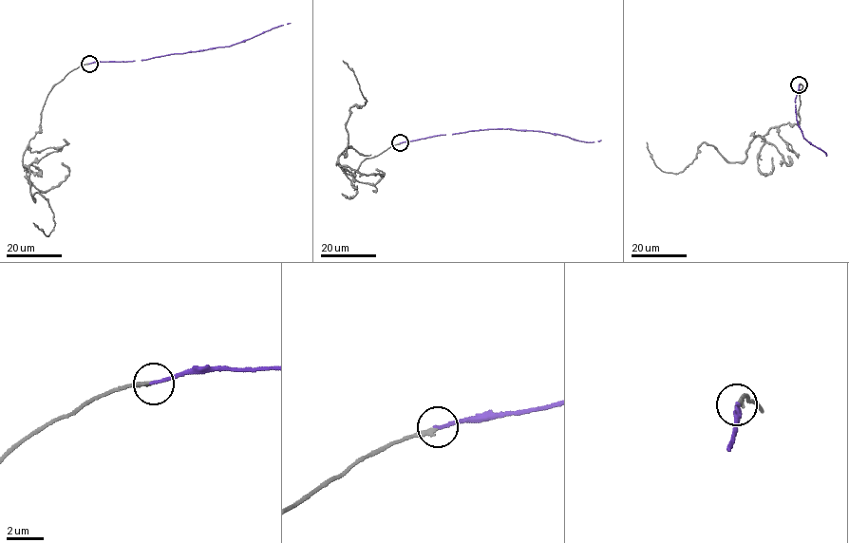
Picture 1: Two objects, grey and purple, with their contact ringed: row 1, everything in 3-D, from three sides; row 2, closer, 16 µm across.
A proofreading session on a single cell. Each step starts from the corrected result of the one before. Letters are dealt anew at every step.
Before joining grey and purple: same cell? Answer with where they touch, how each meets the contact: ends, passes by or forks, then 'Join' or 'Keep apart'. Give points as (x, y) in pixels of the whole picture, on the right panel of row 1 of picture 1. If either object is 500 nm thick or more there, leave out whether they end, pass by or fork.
Place: (799, 84). At the ring grey ends. At the ring purple ends. Join

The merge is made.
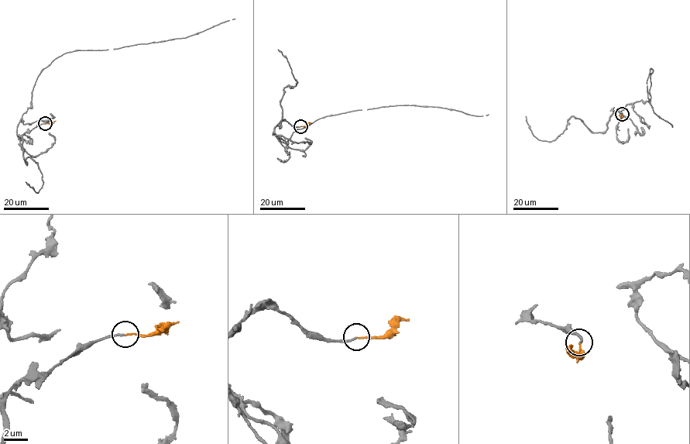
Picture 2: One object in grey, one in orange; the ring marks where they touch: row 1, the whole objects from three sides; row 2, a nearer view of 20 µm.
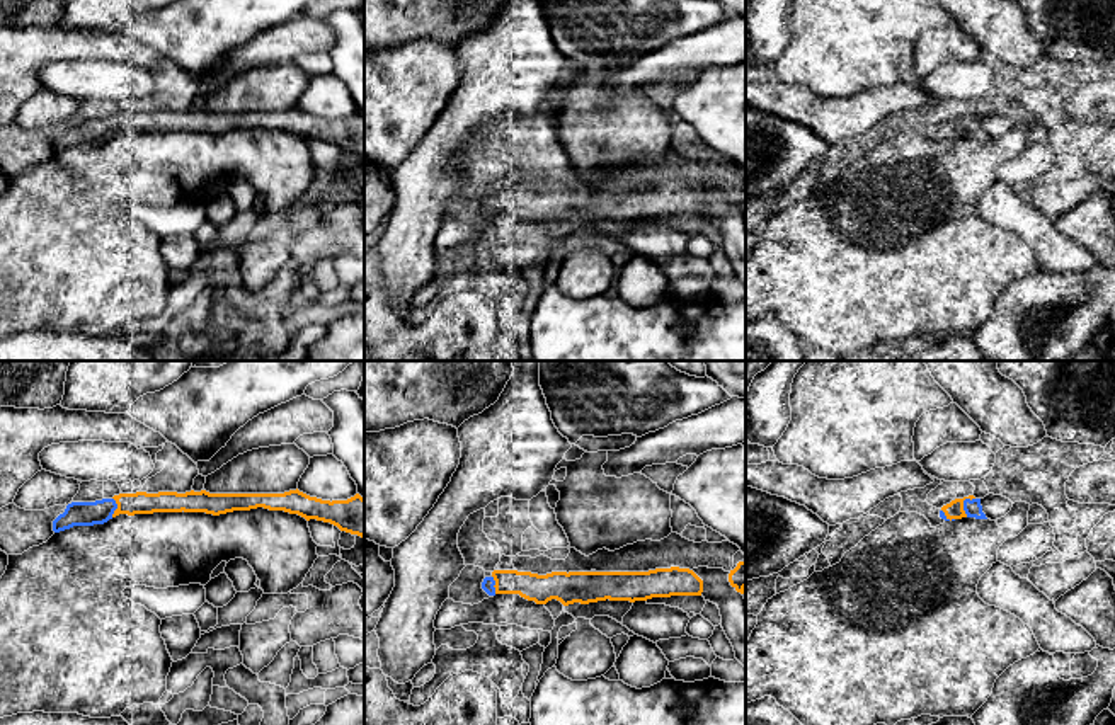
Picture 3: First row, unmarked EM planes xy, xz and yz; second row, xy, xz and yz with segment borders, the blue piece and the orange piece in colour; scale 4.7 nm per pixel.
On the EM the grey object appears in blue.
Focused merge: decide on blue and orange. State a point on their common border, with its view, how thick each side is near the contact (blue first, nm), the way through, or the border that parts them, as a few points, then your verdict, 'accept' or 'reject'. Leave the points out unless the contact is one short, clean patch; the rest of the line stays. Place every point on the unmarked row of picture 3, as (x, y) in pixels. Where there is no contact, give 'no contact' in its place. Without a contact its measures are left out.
meets blue in yz at (964, 123); 80 nm thick on the blue side, 80 nm on the other; accept

